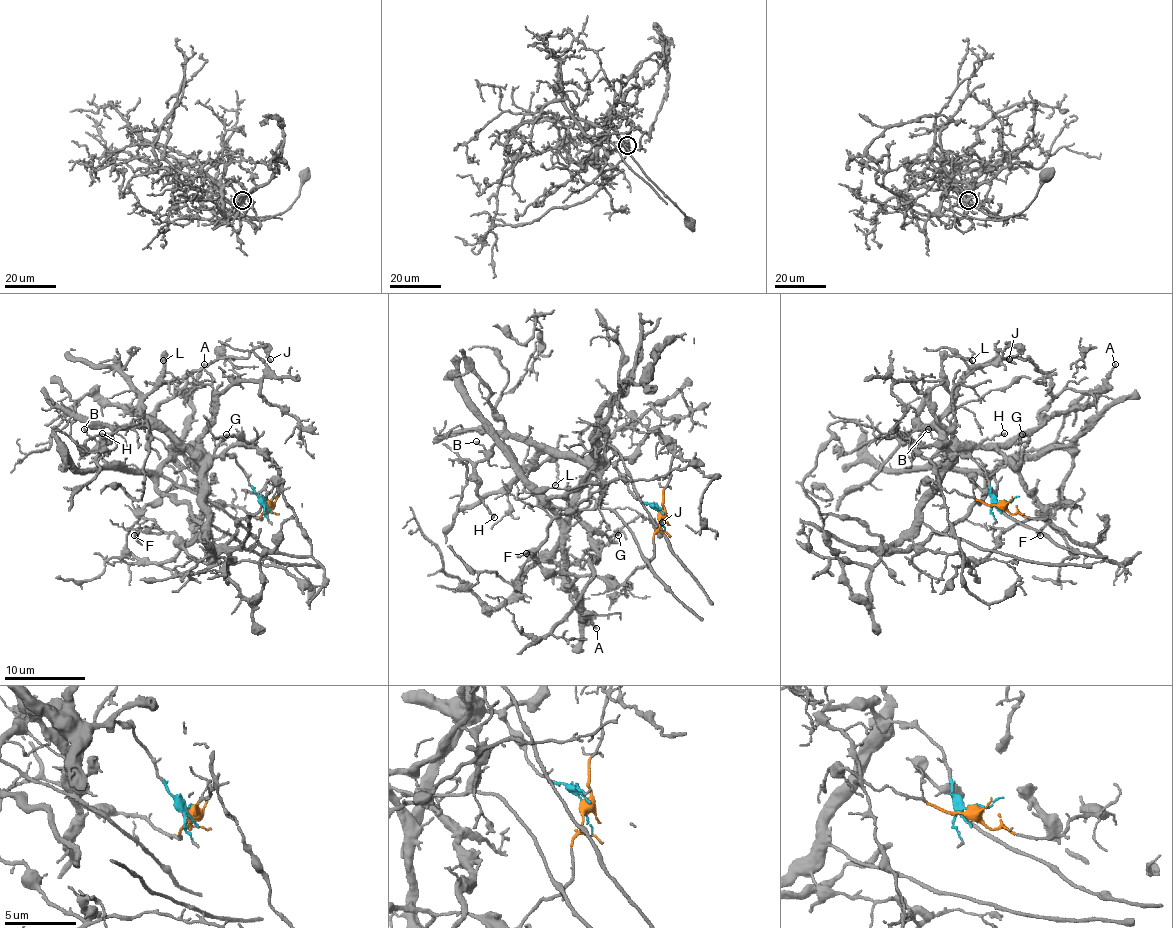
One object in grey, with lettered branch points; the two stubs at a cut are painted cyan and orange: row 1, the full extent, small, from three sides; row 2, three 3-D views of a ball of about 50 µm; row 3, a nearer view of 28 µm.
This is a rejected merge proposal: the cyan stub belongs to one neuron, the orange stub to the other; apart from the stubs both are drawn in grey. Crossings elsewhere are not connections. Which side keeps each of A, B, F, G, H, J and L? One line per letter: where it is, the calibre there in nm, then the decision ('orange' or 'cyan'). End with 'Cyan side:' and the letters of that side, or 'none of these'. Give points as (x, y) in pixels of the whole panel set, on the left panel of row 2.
A: at (204, 364); 200 nm thick; cyan
B: at (84, 429); 120 nm thick; orange
F: at (134, 535); 130 nm thick; orange
G: at (226, 434); 110 nm thick; cyan
H: at (102, 433); 180 nm thick; orange
J: at (270, 359); 130 nm thick; cyan
L: at (163, 360); 120 nm thick; cyan
Cyan side: A, G, J, L

